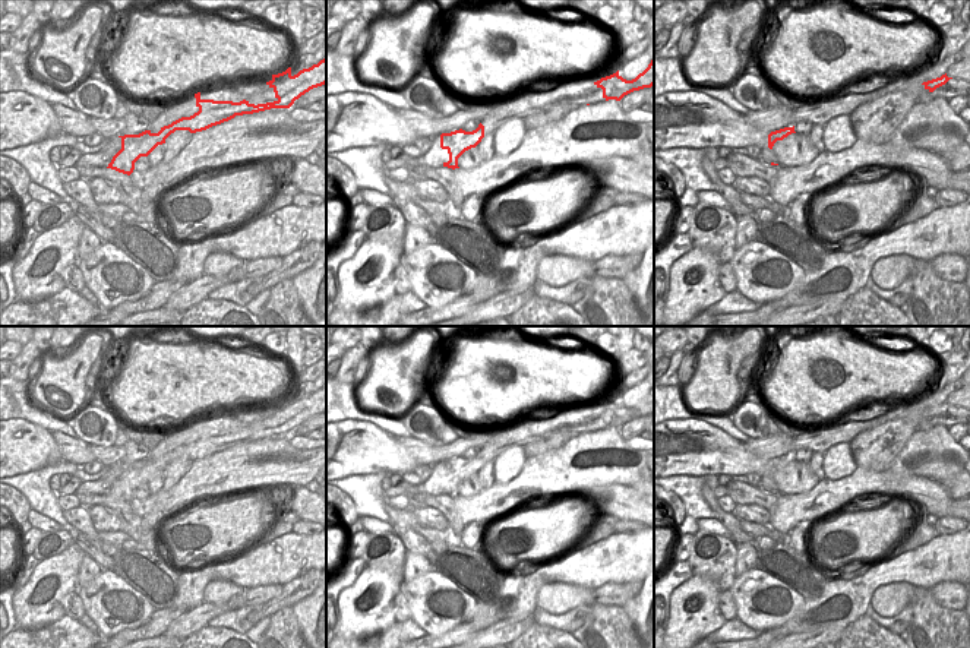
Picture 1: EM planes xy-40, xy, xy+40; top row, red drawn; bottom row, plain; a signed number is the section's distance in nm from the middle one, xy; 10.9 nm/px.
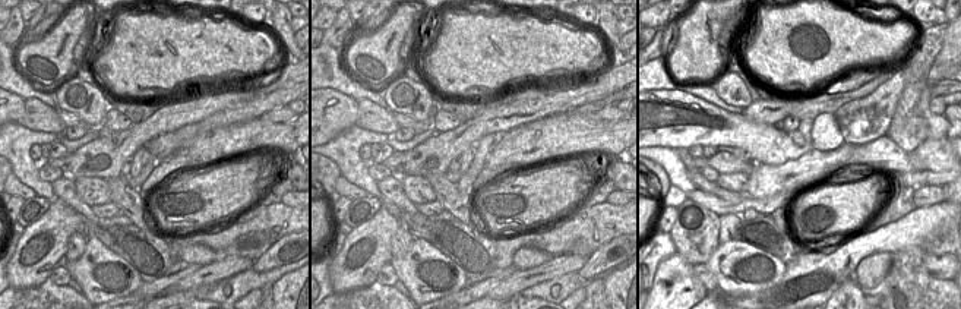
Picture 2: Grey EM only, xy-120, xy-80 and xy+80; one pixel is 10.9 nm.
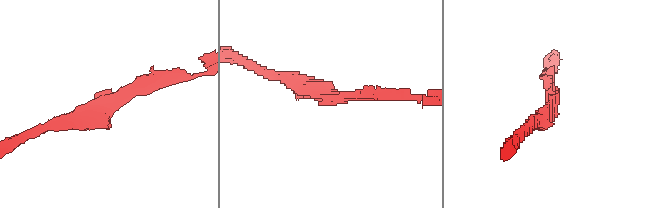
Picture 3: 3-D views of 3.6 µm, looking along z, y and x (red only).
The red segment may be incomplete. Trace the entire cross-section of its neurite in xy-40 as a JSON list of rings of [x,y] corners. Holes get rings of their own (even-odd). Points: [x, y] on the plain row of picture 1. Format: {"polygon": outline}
{"polygon": [[[326,385],[294,404],[291,402],[291,395],[282,401],[272,402],[272,407],[266,412],[275,420],[277,427],[274,430],[255,433],[246,427],[240,430],[202,427],[200,420],[198,420],[195,426],[199,439],[193,443],[181,445],[161,455],[158,461],[145,458],[139,462],[119,464],[121,467],[121,477],[113,484],[107,496],[130,503],[135,497],[135,490],[140,484],[148,484],[158,472],[165,471],[165,467],[176,458],[196,461],[228,449],[236,443],[253,442],[271,436],[290,436],[301,423],[325,411]]]}

